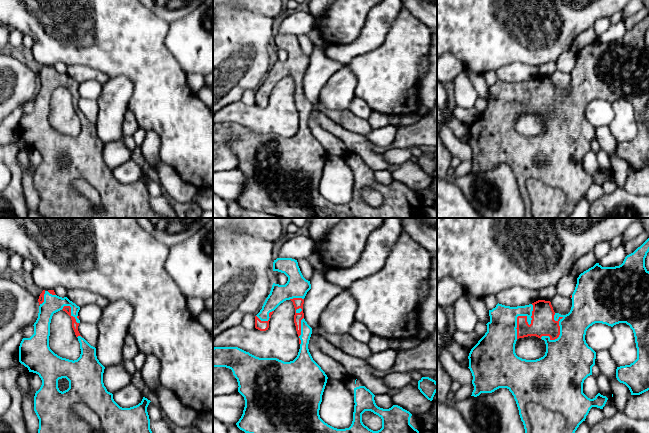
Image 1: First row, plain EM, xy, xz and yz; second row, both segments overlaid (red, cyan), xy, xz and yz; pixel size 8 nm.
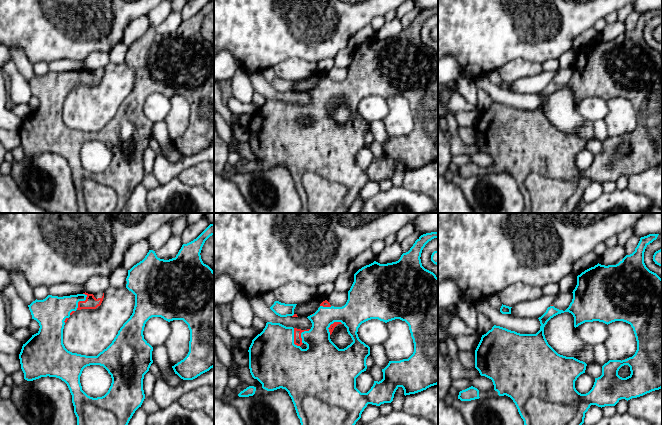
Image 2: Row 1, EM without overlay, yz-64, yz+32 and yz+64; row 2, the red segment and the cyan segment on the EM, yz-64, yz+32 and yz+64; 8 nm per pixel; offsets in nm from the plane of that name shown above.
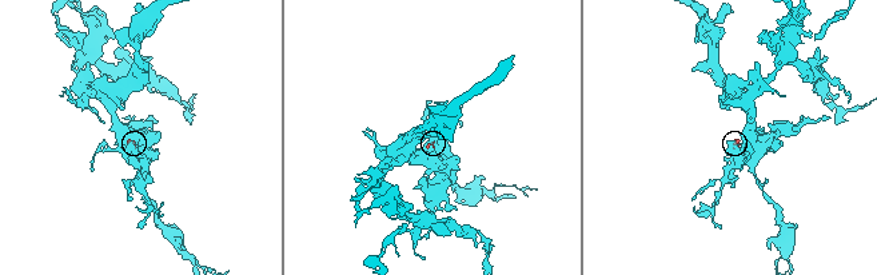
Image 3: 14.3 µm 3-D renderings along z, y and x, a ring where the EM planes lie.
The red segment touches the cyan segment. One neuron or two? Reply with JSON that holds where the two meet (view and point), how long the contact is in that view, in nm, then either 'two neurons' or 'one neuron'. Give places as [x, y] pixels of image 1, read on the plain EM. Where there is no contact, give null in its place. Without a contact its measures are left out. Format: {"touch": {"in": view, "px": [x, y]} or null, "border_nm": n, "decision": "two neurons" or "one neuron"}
{"touch": {"in": "yz", "px": [524, 92]}, "border_nm": 300, "decision": "one neuron"}

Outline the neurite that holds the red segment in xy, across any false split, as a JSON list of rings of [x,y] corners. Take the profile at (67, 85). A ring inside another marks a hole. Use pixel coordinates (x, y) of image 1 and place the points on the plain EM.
[[[43,66],[38,75],[39,89],[34,99],[34,110],[30,114],[23,114],[19,122],[19,138],[28,144],[29,148],[39,151],[42,161],[34,172],[34,187],[39,195],[38,210],[45,218],[166,218],[155,212],[150,205],[150,195],[147,183],[151,178],[143,173],[142,177],[133,183],[122,184],[113,175],[103,159],[105,143],[96,132],[96,124],[91,122],[79,109],[80,99],[78,88],[80,83],[67,73],[59,73],[54,66]],[[63,86],[72,96],[72,104],[80,119],[81,130],[77,136],[69,136],[55,130],[49,123],[50,99],[54,89]],[[66,154],[69,164],[60,167],[58,156]]]

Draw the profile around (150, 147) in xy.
[[[146,131],[144,141],[140,147],[144,158],[153,168],[155,168],[159,163],[163,162],[160,157],[161,140],[155,131]]]

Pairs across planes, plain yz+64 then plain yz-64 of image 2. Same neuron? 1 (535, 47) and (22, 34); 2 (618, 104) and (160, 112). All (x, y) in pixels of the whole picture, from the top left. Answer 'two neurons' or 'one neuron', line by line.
1: one neuron
2: two neurons

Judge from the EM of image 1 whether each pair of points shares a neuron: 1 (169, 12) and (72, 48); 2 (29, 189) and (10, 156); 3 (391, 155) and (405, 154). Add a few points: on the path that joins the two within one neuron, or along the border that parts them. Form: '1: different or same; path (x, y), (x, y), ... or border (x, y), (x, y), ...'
1: different; border (149, 10), (169, 23)
2: different; border (17, 154), (22, 191), (26, 200)
3: same; path (394, 155), (402, 155)

